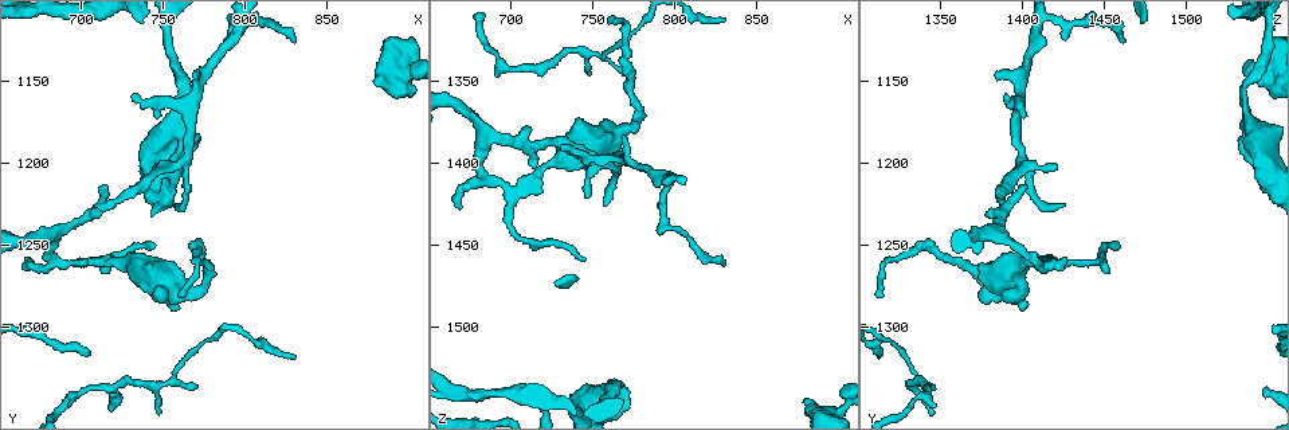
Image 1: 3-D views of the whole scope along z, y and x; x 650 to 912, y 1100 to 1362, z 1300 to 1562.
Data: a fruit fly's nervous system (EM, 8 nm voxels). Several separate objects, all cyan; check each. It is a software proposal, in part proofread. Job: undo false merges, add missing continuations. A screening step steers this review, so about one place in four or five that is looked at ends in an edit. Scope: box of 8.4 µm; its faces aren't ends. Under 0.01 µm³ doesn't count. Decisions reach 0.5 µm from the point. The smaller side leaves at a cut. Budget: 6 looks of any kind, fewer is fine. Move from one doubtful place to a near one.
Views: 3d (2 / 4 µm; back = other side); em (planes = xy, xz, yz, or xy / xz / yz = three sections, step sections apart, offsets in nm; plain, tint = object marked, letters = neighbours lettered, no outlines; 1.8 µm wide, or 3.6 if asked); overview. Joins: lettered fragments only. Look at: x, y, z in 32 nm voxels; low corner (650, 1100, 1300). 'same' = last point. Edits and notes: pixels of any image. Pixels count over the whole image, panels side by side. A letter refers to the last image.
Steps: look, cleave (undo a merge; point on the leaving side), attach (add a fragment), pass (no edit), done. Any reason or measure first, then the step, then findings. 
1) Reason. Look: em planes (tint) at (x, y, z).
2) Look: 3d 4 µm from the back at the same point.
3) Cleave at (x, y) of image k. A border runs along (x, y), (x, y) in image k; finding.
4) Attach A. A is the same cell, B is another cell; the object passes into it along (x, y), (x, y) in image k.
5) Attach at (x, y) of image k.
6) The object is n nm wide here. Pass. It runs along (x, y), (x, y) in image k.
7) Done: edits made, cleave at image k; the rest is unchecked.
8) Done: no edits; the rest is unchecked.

Stops while still wide. Look: 3d 2 µm at (740, 1214, 1542).

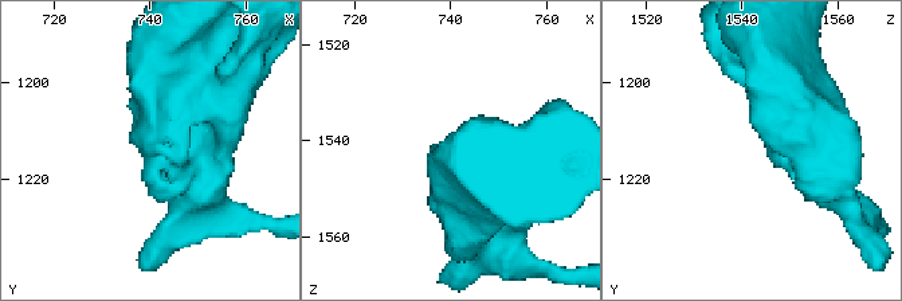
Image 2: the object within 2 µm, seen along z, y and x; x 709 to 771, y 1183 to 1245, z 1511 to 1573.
Look: em yz step 16 (letters) at (741, 1212, 1544).

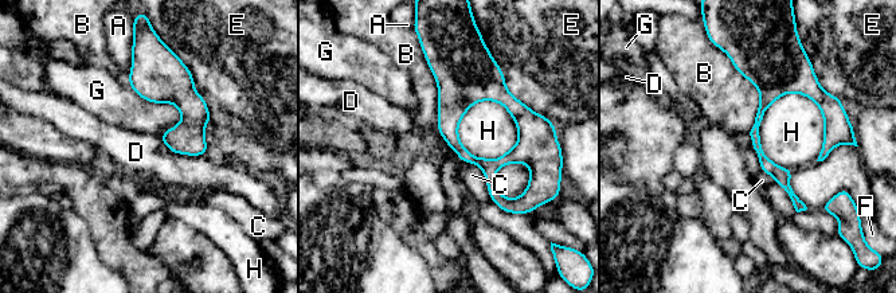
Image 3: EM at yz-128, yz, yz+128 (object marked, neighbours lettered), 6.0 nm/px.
Pass. A, B, C, D, E, F, G and H are other cells; a border runs along (423, 58), (438, 133), (457, 155) in image 3; no lettered fragment goes on from it.

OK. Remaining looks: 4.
Abrupt turn. Look: em yz step 8 (tint) at (760, 1200, 1400).

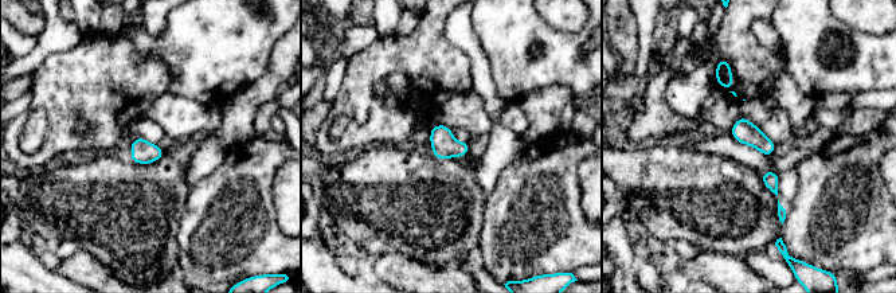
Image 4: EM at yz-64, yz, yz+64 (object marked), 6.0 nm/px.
Look: em planes (letters) at the same point.

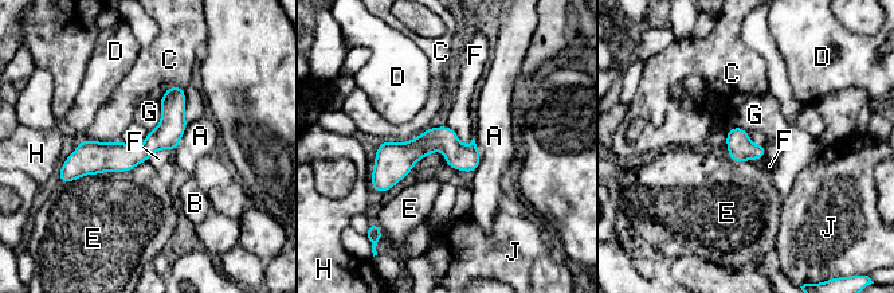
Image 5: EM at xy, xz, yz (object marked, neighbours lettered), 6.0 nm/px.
The object is 160 nm wide here. Pass. A, B, C, D, E, F, G, H and J are other cells; a border runs along (446, 125), (463, 144), (471, 141) in image 5; one neuron here.

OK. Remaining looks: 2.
Thin end. Look: 3d 4 µm at (744, 1250, 1456).

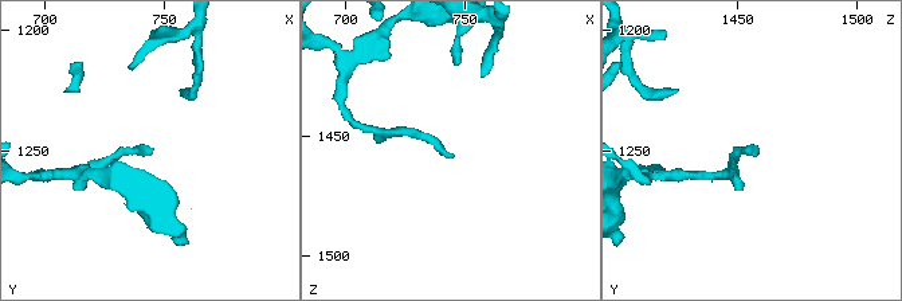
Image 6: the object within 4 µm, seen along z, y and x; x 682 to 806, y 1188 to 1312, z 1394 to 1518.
Look: em planes (letters) at (746, 1249, 1458).

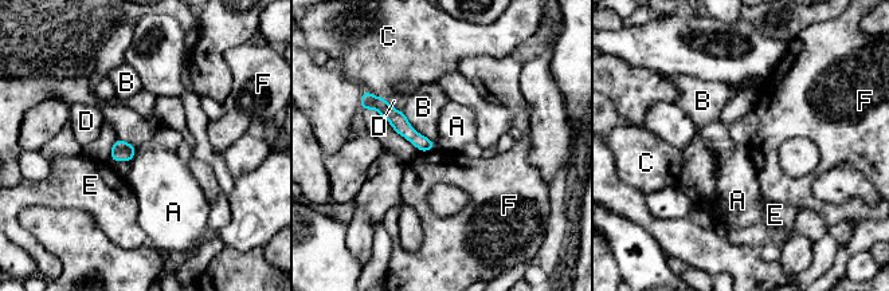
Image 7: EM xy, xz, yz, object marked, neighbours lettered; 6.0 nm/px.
The longest contact is with B, 280 nm. Pass. A, B, C, D, E and F are other cells; it runs along (376, 99), (415, 138), (430, 148) in image 7; none of them fits.

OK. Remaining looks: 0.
Done: no edits; the rest is unchecked.

